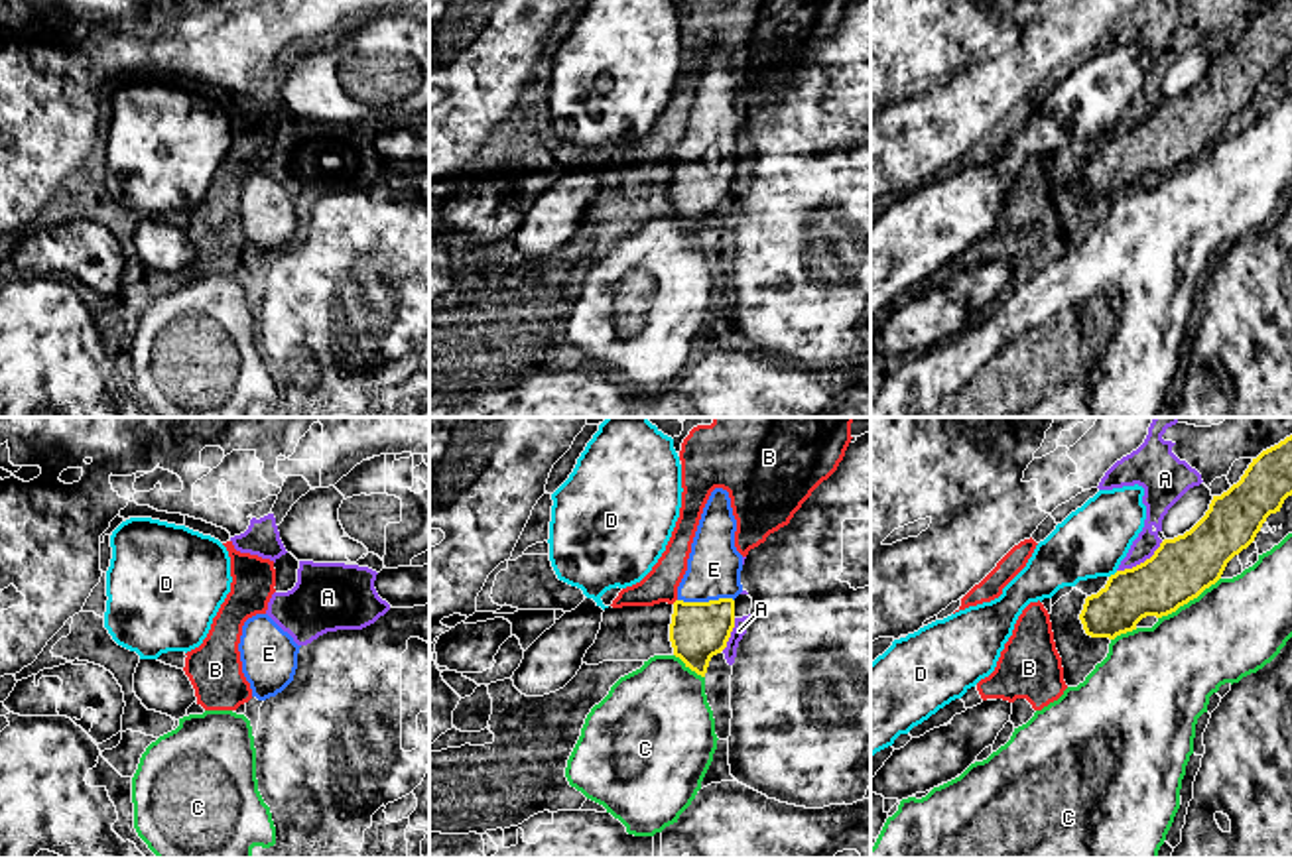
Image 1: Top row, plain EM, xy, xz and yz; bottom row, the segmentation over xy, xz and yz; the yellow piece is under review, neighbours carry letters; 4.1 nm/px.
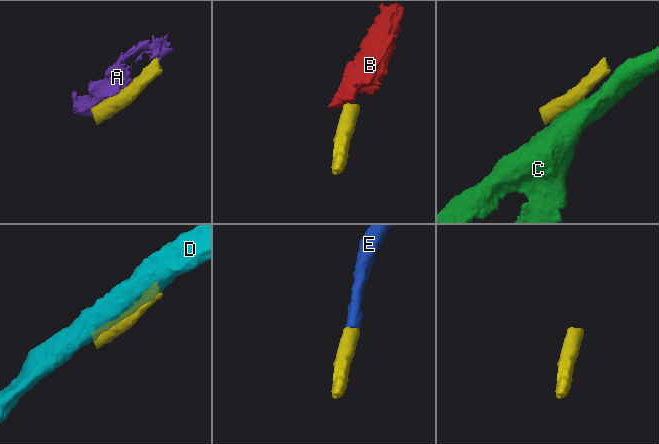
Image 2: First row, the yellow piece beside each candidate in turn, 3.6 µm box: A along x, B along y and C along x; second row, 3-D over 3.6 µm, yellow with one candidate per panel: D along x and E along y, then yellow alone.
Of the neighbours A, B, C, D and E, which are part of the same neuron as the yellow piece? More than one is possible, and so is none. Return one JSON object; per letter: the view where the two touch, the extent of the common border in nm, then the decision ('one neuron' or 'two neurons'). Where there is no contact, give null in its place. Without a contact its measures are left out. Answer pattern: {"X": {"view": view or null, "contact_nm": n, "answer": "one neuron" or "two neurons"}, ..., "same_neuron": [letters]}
{"A": {"view": "yz", "contact_nm": 220, "answer": "two neurons"}, "B": {"view": null, "answer": "two neurons"}, "C": {"view": "yz", "contact_nm": 300, "answer": "two neurons"}, "D": {"view": "yz", "contact_nm": 50, "answer": "two neurons"}, "E": {"view": "xz", "contact_nm": 240, "answer": "one neuron"}, "same_neuron": ["E"]}

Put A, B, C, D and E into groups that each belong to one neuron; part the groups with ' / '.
A B / C / D / E

